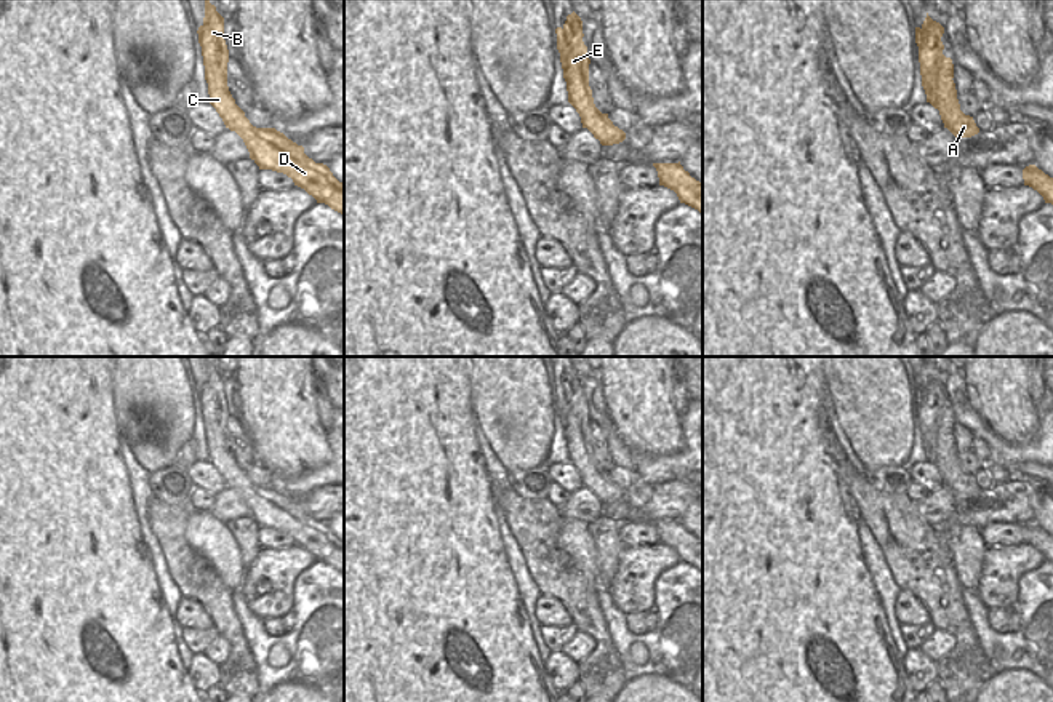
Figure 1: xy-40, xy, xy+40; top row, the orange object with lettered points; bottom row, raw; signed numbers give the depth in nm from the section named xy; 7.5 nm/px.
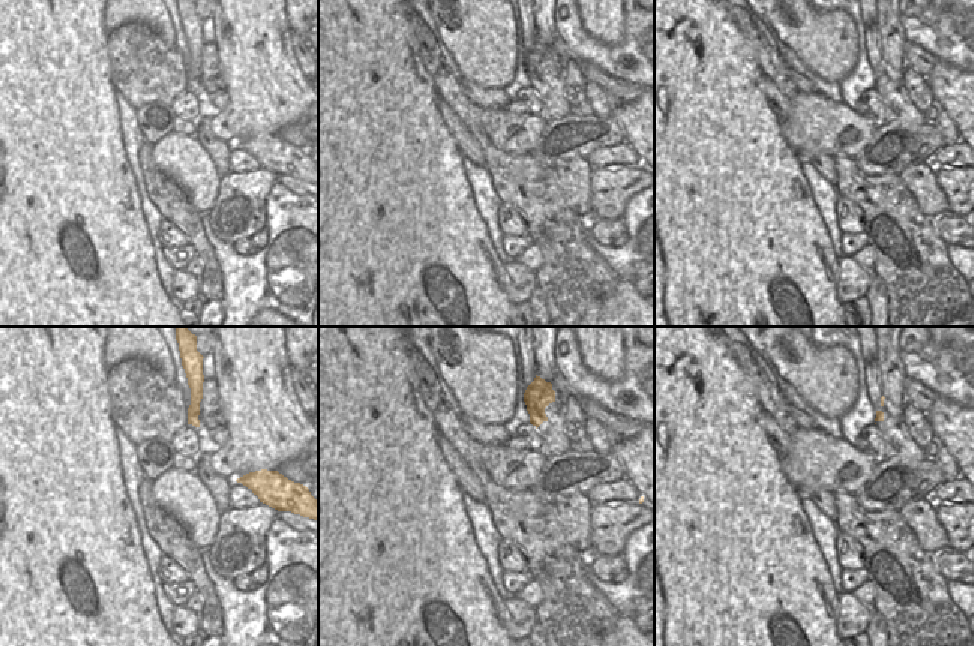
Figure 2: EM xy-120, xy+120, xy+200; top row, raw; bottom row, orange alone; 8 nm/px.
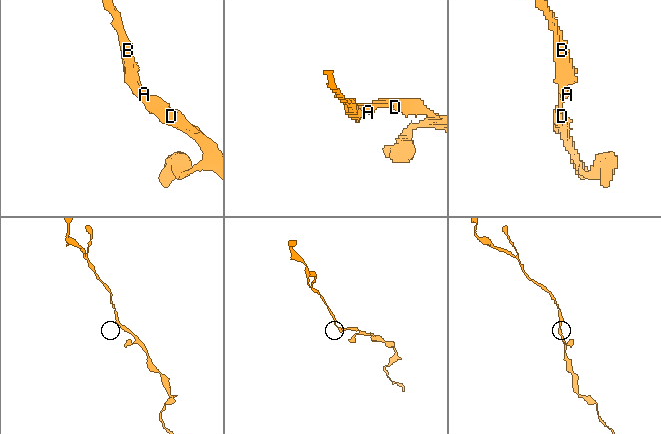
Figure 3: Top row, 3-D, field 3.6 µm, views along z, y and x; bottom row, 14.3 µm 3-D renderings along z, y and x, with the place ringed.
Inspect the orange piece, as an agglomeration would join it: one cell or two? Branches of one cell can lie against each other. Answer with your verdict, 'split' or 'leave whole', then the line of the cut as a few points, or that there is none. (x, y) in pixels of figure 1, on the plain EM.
leave whole | no cut

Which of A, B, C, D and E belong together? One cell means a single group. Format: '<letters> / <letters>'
A B C D E

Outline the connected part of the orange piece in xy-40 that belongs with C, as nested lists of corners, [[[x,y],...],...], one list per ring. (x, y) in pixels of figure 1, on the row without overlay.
[[[205,357],[203,382],[197,389],[202,405],[205,438],[210,462],[222,477],[226,486],[235,489],[245,501],[250,517],[259,528],[283,531],[294,544],[304,547],[317,561],[325,561],[344,574],[344,542],[330,526],[315,521],[304,512],[304,505],[288,497],[275,486],[256,486],[235,462],[227,445],[229,408],[224,398],[224,376]]]

